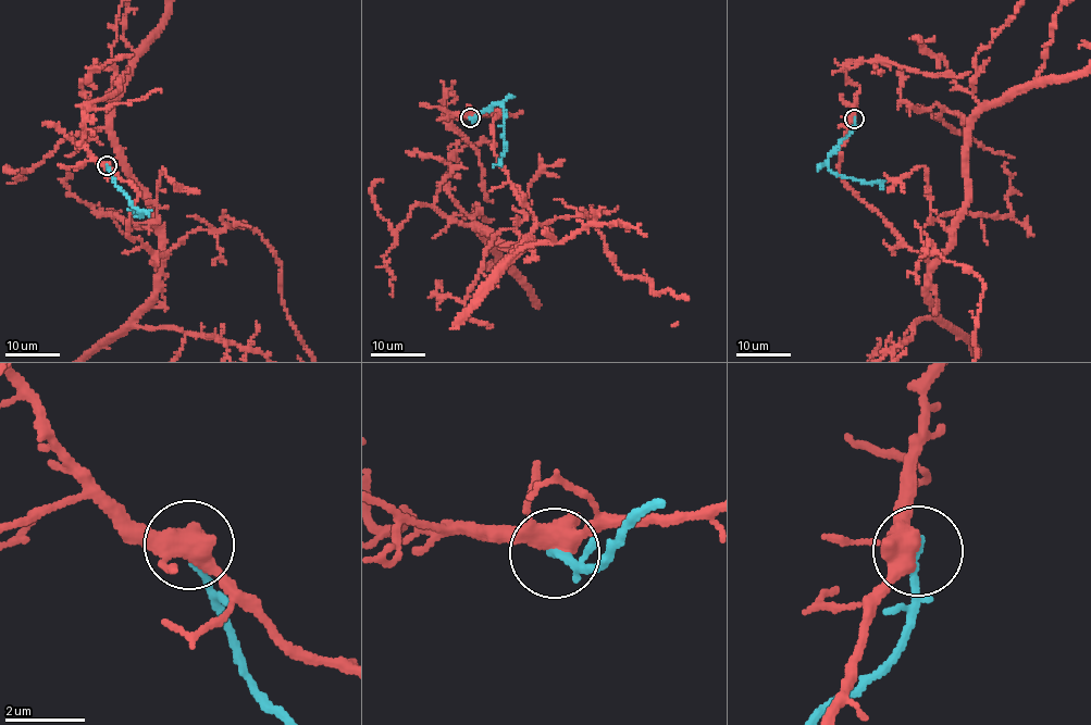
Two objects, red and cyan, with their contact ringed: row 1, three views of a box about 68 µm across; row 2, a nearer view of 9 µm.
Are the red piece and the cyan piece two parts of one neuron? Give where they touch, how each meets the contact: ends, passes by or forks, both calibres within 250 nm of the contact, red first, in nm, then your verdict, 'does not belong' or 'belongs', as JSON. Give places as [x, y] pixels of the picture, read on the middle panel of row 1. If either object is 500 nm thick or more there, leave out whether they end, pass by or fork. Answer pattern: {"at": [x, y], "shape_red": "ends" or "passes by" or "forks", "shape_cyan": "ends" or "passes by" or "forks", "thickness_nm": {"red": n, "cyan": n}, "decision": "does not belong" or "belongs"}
{"at": [470, 117], "shape_red": "forks", "shape_cyan": "ends", "thickness_nm": {"red": 440, "cyan": 240}, "decision": "does not belong"}

